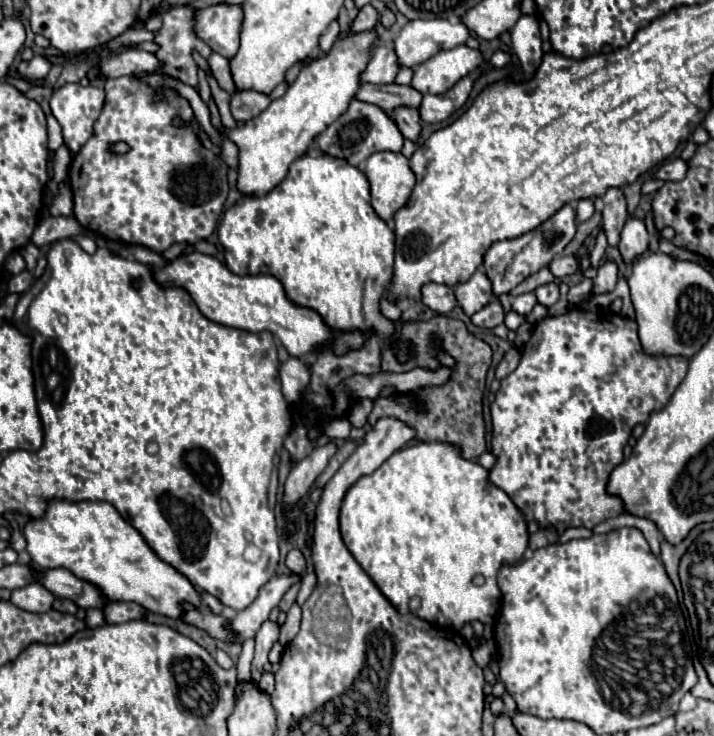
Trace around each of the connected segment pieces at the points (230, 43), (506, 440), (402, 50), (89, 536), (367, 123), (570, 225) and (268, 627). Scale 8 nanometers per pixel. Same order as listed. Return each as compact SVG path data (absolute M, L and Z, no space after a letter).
M208 6L196 12L198 36L224 58L232 58L238 50L242 8L240 6Z
M572 308L570 312L562 314L562 316L548 316L544 318L542 322L538 322L534 326L534 332L530 336L530 340L524 344L524 350L522 350L522 358L520 358L520 364L518 368L508 376L504 378L500 384L500 390L496 394L496 400L492 402L492 440L490 440L490 450L496 458L494 466L490 468L488 472L488 480L498 486L500 490L504 490L510 500L516 504L516 508L522 512L524 520L530 522L538 522L540 528L556 528L558 534L566 532L568 528L588 528L592 530L596 524L612 518L612 516L618 516L622 514L622 506L620 506L620 500L618 498L612 498L606 494L606 482L608 482L608 474L612 472L614 466L618 466L624 458L622 450L632 434L632 428L636 424L644 424L650 414L654 414L656 410L662 410L666 404L668 404L668 398L672 398L672 390L676 390L676 386L680 386L680 382L684 380L684 374L686 374L686 358L680 358L680 356L648 356L640 350L640 344L638 344L638 328L636 328L636 322L622 316L622 314L616 314L612 310L600 310L600 312L584 312L580 308Z
M410 20L392 42L398 64L402 68L416 68L440 50L460 46L470 36L464 24L450 24L448 20Z
M50 502L42 520L26 524L24 536L30 558L38 568L68 568L112 602L136 602L172 620L182 620L184 604L202 606L202 596L194 584L160 560L142 534L108 502Z
M352 100L348 110L332 126L328 126L322 134L316 136L314 150L320 150L326 156L338 156L340 160L346 160L350 166L360 168L362 162L374 152L380 150L400 152L402 142L404 136L400 134L400 130L396 130L396 124L378 106Z
M562 206L552 218L542 222L538 228L510 240L500 240L490 246L490 250L484 256L484 272L492 282L492 290L496 296L508 294L514 286L518 286L524 278L536 274L540 268L548 266L552 258L560 256L566 244L574 238L576 232L576 214L572 206Z
M264 622L264 626L256 634L256 652L252 662L251 681L254 686L258 687L263 672L264 662L268 662L268 652L272 644L278 640L278 624L274 622Z

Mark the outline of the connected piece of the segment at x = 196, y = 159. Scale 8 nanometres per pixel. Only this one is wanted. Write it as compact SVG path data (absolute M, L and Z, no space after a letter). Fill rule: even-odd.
M134 76L108 78L104 82L106 104L96 122L96 134L84 144L80 154L72 158L68 178L74 194L74 216L82 228L92 230L112 242L140 244L154 252L162 252L174 242L198 242L208 238L224 210L228 196L228 166L216 154L202 148L196 140L198 122L194 120L190 104L172 88L150 88L138 82ZM182 116L190 124L186 128L172 126L172 120ZM124 140L130 144L130 152L114 156L108 152L108 144Z

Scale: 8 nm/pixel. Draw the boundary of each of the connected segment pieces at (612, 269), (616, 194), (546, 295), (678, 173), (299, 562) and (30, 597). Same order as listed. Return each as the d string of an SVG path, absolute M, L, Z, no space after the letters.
M606 262L604 266L598 268L598 274L594 278L594 286L592 286L592 294L608 294L614 292L616 288L616 278L618 276L618 266L614 262Z
M610 188L604 196L604 210L602 210L602 226L604 232L608 236L608 246L616 248L620 242L620 232L622 226L628 220L628 212L626 212L626 200L624 194L620 192L620 188Z
M552 282L552 284L544 284L544 286L540 286L534 294L536 294L538 302L544 304L544 306L552 306L552 304L560 298L560 294L558 294L558 286L556 286L554 282Z
M676 158L672 162L666 162L658 172L656 172L656 178L660 180L672 180L672 182L680 182L688 172L688 164L686 160L682 158Z
M298 548L290 550L290 554L288 554L288 558L286 558L286 566L288 566L294 574L304 576L304 574L306 574L306 558L304 558L304 554L302 554Z
M32 582L24 588L12 590L10 602L14 606L20 606L22 610L28 610L28 612L48 612L52 608L54 596L38 582Z

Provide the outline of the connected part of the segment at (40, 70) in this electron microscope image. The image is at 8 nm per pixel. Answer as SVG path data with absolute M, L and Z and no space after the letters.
M34 56L34 58L28 60L28 62L20 62L20 64L16 66L16 72L18 72L22 78L26 78L26 80L42 80L42 78L48 74L50 66L52 66L52 64L50 64L44 56Z

